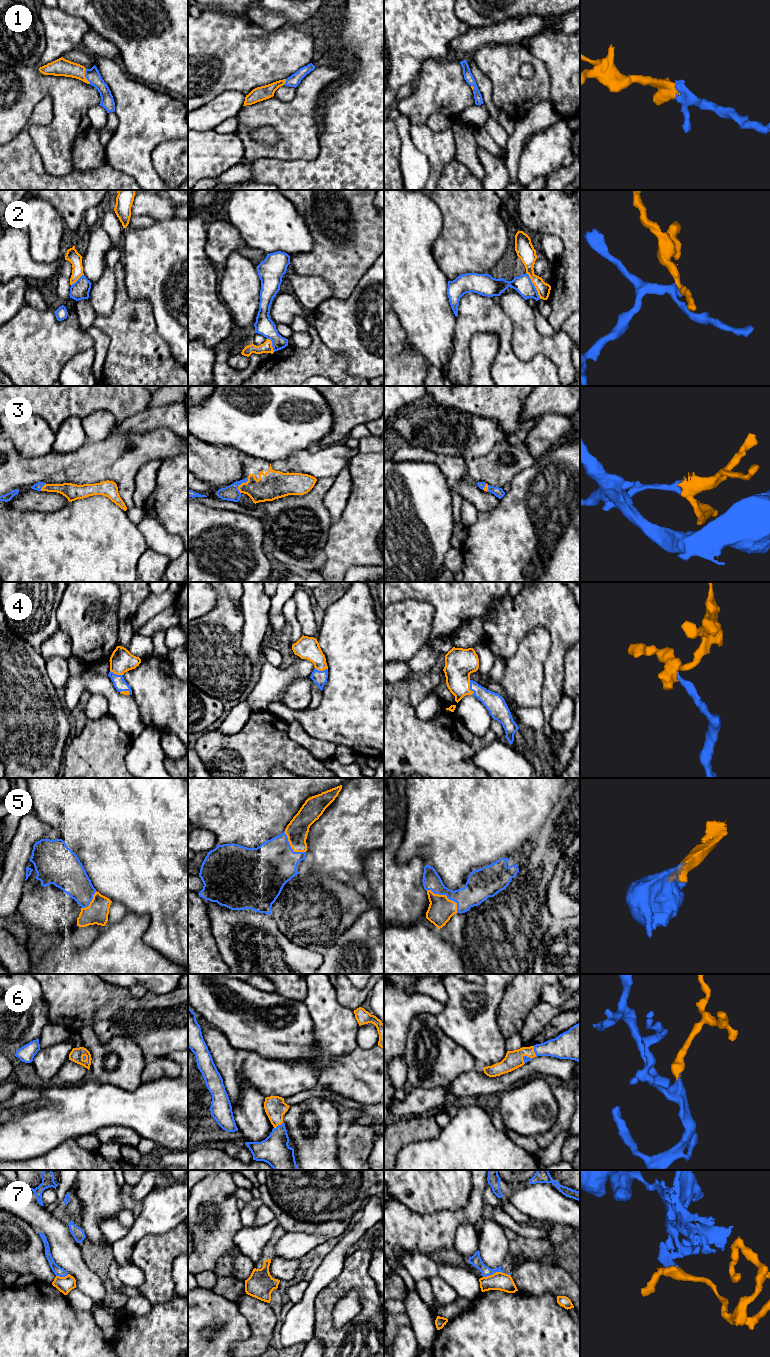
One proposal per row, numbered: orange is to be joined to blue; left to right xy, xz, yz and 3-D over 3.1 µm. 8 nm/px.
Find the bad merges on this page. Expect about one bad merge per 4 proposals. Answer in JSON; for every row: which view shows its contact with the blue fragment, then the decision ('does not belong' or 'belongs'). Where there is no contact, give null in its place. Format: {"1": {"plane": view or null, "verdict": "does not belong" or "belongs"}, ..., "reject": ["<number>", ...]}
{"1": {"plane": "xy", "verdict": "belongs"}, "2": {"plane": "yz", "verdict": "does not belong"}, "3": {"plane": "xz", "verdict": "belongs"}, "4": {"plane": "yz", "verdict": "belongs"}, "5": {"plane": "yz", "verdict": "belongs"}, "6": {"plane": "yz", "verdict": "belongs"}, "7": {"plane": "yz", "verdict": "does not belong"}, "reject": ["2", "7"]}

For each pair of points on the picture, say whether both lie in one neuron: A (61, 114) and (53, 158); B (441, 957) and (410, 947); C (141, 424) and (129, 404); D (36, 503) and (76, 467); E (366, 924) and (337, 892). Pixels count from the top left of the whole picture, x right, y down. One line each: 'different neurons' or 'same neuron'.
A: same neuron
B: same neuron
C: different neurons
D: different neurons
E: different neurons

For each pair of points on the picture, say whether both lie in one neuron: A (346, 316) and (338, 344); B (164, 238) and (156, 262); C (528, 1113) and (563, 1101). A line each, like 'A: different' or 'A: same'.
A: same
B: same
C: different

